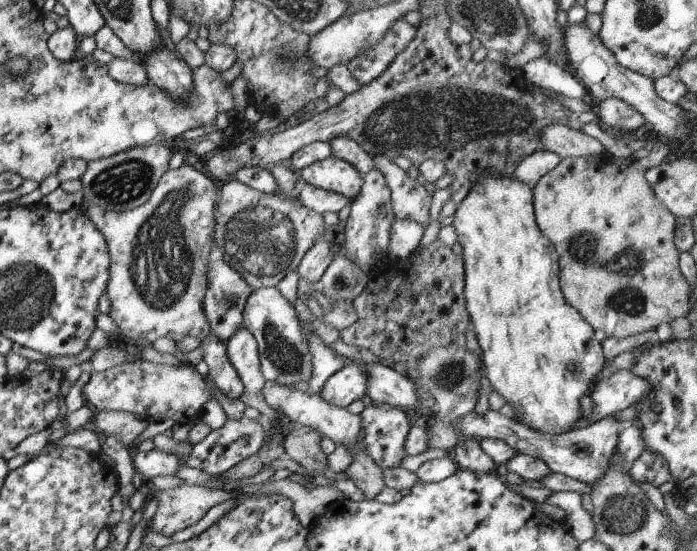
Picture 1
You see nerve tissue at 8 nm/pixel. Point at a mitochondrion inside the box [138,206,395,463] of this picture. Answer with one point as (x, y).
(284, 357)

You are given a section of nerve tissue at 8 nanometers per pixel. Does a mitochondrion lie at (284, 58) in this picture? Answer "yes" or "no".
yes

